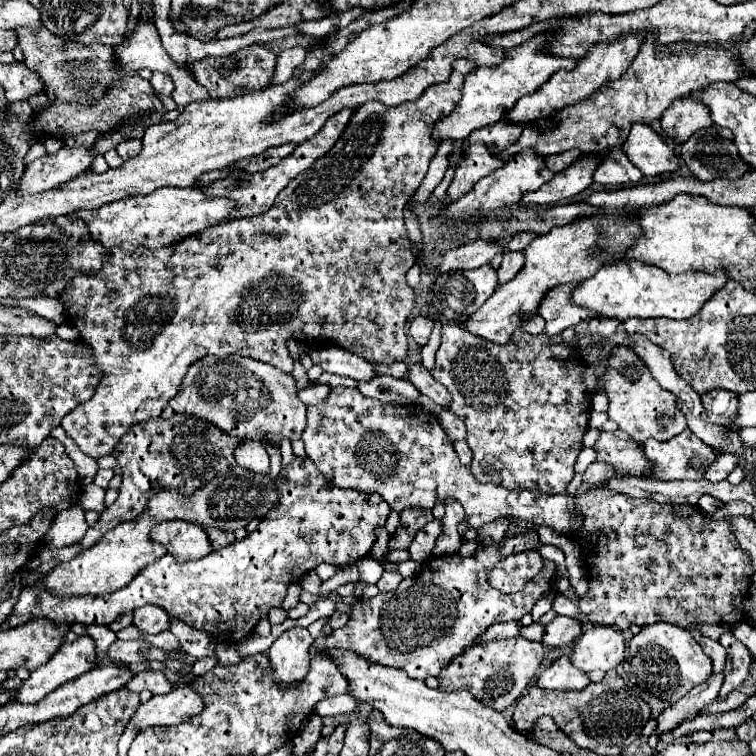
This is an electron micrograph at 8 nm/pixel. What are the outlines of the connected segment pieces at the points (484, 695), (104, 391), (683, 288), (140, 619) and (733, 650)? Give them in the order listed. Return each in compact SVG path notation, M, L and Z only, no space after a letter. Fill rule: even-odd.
M524 637L478 643L470 647L470 651L458 655L458 659L454 659L454 663L442 671L438 677L440 689L468 689L482 703L494 707L496 711L504 711L506 707L514 705L516 699L524 693L542 663L542 655L542 645Z
M466 61L456 63L454 71L446 83L428 87L426 93L420 95L414 103L402 103L398 107L382 107L380 103L364 103L362 107L358 107L352 113L352 117L350 117L344 133L336 141L336 145L324 157L320 157L312 167L302 171L302 175L298 175L292 183L288 183L288 187L282 189L282 193L276 197L276 201L268 213L262 213L258 217L232 219L226 225L210 227L210 229L202 231L202 235L186 237L174 245L160 247L160 249L146 249L146 247L136 247L134 251L114 249L114 251L108 251L110 259L108 259L108 263L104 263L100 273L74 277L68 283L66 291L60 295L60 299L66 307L68 317L78 327L82 339L92 347L96 367L98 367L98 371L102 371L102 381L98 383L94 397L88 399L86 403L80 403L60 423L62 429L68 433L68 437L72 437L76 441L76 445L82 449L82 453L86 453L88 457L94 457L94 459L112 455L114 447L118 445L122 435L126 435L126 431L130 431L136 423L148 421L152 417L160 417L162 409L176 395L178 385L186 373L186 367L190 363L202 359L204 355L240 353L240 355L270 363L286 373L292 373L292 357L286 349L286 341L298 339L298 341L312 343L312 341L320 339L322 343L336 343L352 353L358 353L360 357L366 357L368 361L380 361L380 363L402 361L408 353L408 339L404 333L404 323L410 317L412 307L414 307L414 291L406 283L406 271L416 261L416 257L412 255L412 243L408 239L402 211L404 211L404 205L414 195L414 191L420 187L420 181L424 179L424 175L428 171L428 163L438 151L440 141L432 137L432 129L438 119L442 119L454 111L456 101L460 101L460 89L464 83L464 75L472 69L474 69L474 63L466 63Z
M618 259L616 263L606 263L594 277L586 279L582 285L578 285L572 291L572 303L578 307L586 307L590 311L594 311L596 315L602 317L612 317L618 321L626 321L630 317L670 317L670 319L688 319L692 315L696 315L702 307L702 303L706 299L710 299L710 295L714 291L718 291L718 287L724 287L726 283L726 275L722 275L720 271L710 275L710 273L696 273L696 271L688 271L688 273L680 273L680 275L670 275L664 269L650 265L650 263L640 263L636 259Z
M144 605L134 611L134 625L146 633L162 633L170 629L170 615L156 605Z
M730 631L724 633L724 635L720 635L718 641L724 645L724 649L728 653L726 667L724 667L724 685L722 685L722 689L718 693L718 701L722 701L734 689L738 689L744 683L744 679L748 677L752 655L746 649L746 645L742 645Z

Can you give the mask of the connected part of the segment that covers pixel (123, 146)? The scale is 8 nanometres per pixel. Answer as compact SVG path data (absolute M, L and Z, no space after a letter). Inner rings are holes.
M126 139L116 147L116 151L124 161L128 161L128 159L136 157L142 151L142 141L140 139Z

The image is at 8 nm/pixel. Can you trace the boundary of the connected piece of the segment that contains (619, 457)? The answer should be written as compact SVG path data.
M600 431L594 451L596 461L610 463L620 475L640 477L650 473L650 461L642 457L642 451L636 441L622 441L610 431Z

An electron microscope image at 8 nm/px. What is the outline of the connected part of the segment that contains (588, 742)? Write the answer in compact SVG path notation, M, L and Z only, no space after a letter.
M608 671L600 683L590 683L582 691L550 691L536 685L528 687L514 707L514 725L518 731L528 731L540 715L550 715L578 747L590 749L598 755L620 755L638 739L650 713L650 705L642 695L616 671Z

